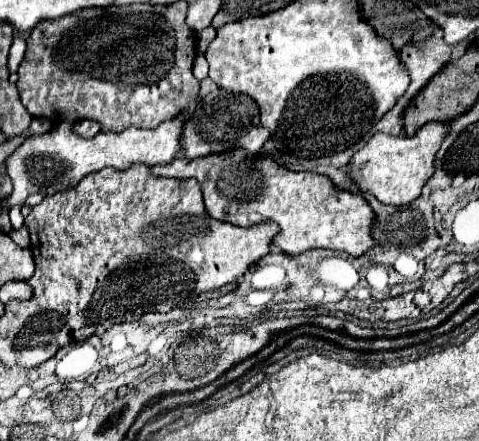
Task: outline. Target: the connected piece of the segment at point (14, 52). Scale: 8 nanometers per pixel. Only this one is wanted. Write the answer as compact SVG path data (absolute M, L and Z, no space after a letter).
M17 36L17 38L13 40L11 52L9 52L9 72L17 72L21 60L23 60L23 56L25 56L25 48L27 48L25 38L23 38L23 36Z

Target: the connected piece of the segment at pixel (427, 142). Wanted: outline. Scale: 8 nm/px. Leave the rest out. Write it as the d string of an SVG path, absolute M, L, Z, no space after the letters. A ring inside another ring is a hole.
M427 122L415 136L391 136L377 132L351 160L351 178L357 180L361 192L373 192L383 204L409 204L435 172L435 154L449 134L447 122Z

